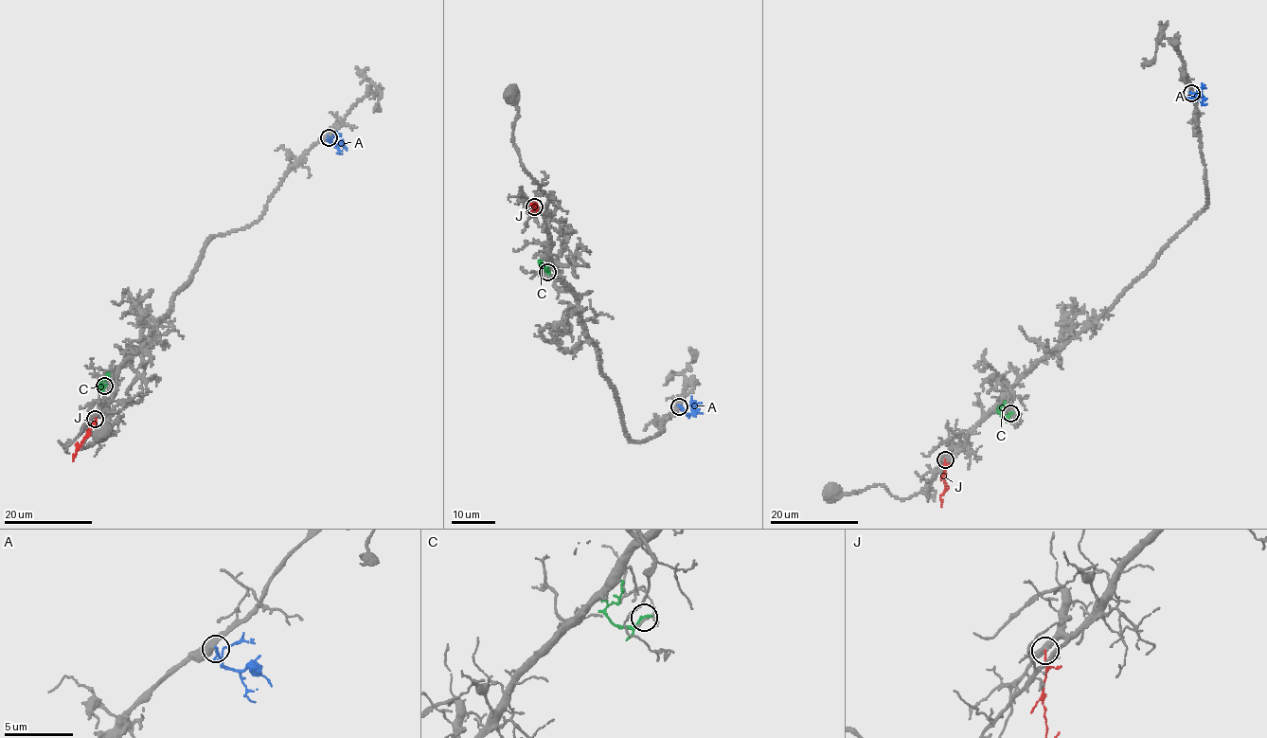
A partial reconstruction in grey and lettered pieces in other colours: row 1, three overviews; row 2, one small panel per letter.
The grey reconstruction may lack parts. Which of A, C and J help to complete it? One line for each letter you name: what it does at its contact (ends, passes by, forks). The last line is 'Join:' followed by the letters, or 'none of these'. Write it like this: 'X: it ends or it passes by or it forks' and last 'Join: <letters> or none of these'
J: it ends
Join: J

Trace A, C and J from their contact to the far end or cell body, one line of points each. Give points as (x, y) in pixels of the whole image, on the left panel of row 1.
A: (329, 137), (331, 143), (342, 143)
C: (104, 385), (99, 386), (109, 373)
J: (95, 419), (95, 424), (72, 460)

